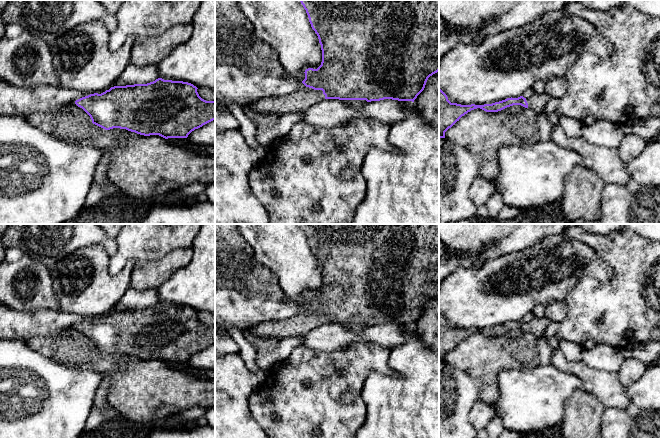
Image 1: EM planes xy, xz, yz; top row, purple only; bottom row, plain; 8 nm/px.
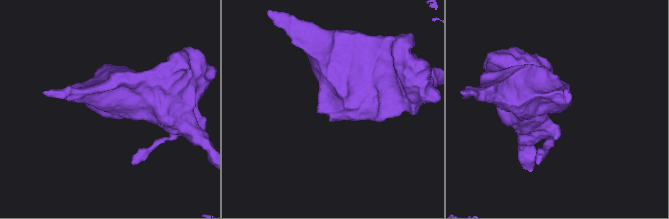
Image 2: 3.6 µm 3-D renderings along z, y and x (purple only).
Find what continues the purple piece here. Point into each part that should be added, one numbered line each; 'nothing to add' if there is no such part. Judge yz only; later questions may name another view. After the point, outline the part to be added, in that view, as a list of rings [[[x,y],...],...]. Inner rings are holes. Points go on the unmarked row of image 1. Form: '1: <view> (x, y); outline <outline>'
1: yz (537, 326); outline [[[546,316],[542,318],[534,317],[529,322],[526,322],[528,327],[528,332],[532,333],[536,338],[541,338],[544,336],[547,326],[549,325],[549,320]]]

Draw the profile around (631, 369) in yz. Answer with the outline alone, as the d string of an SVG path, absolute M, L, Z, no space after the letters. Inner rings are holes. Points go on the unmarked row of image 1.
M624 359L617 371L621 384L626 388L640 378L648 366L637 359Z

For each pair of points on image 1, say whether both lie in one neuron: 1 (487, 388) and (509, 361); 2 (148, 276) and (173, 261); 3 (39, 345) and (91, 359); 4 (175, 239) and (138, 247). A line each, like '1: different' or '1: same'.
1: same
2: same
3: same
4: same

